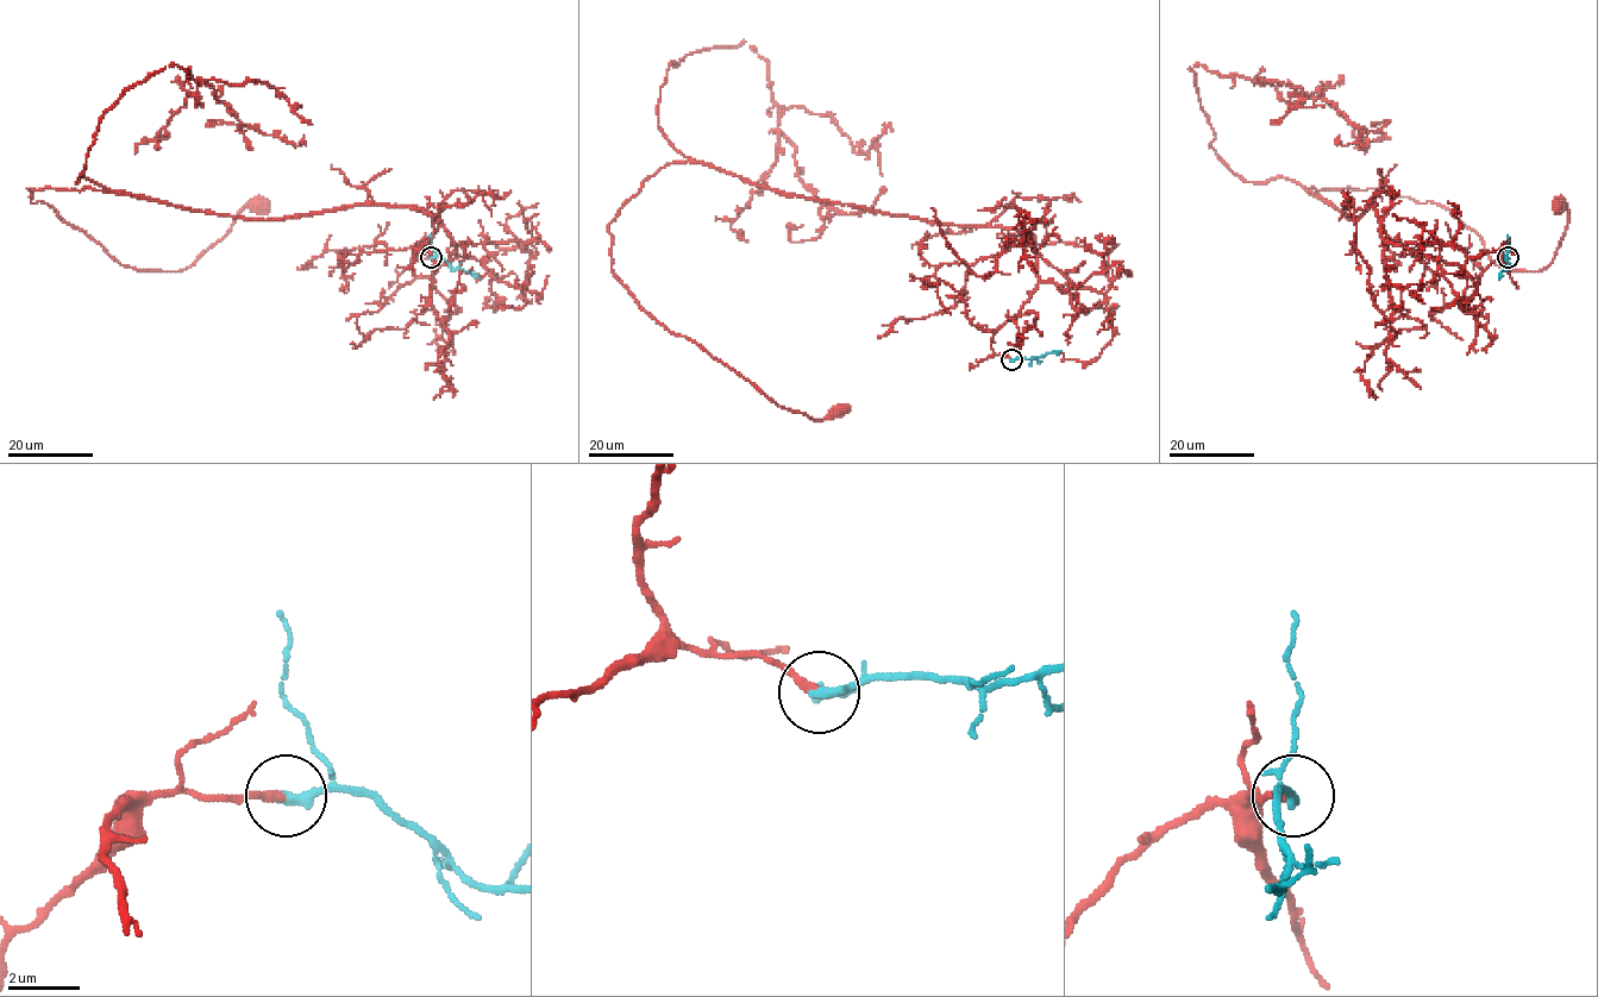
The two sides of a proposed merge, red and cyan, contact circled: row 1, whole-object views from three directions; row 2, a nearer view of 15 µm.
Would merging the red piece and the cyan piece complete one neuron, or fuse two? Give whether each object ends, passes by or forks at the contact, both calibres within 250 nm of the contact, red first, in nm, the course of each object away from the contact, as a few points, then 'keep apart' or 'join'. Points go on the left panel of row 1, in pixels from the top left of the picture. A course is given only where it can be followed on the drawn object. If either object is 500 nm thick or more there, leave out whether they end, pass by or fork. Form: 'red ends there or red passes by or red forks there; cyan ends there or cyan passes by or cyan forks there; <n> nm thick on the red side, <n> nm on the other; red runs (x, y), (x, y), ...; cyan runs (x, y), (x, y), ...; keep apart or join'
red ends there; cyan ends there; 260 nm thick on the red side, 300 nm on the other; red runs (431, 258), (415, 276), (456, 246), (405, 207), (255, 219), (27, 188), (137, 269), (181, 270), (256, 202); cyan runs (431, 258), (440, 257), (455, 269), (474, 273), (480, 280); join

